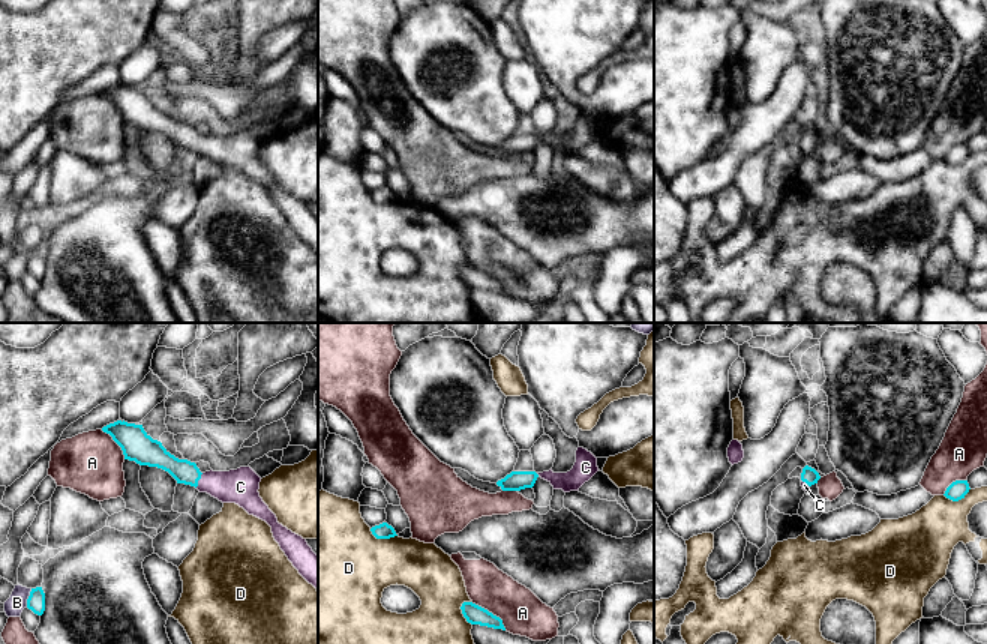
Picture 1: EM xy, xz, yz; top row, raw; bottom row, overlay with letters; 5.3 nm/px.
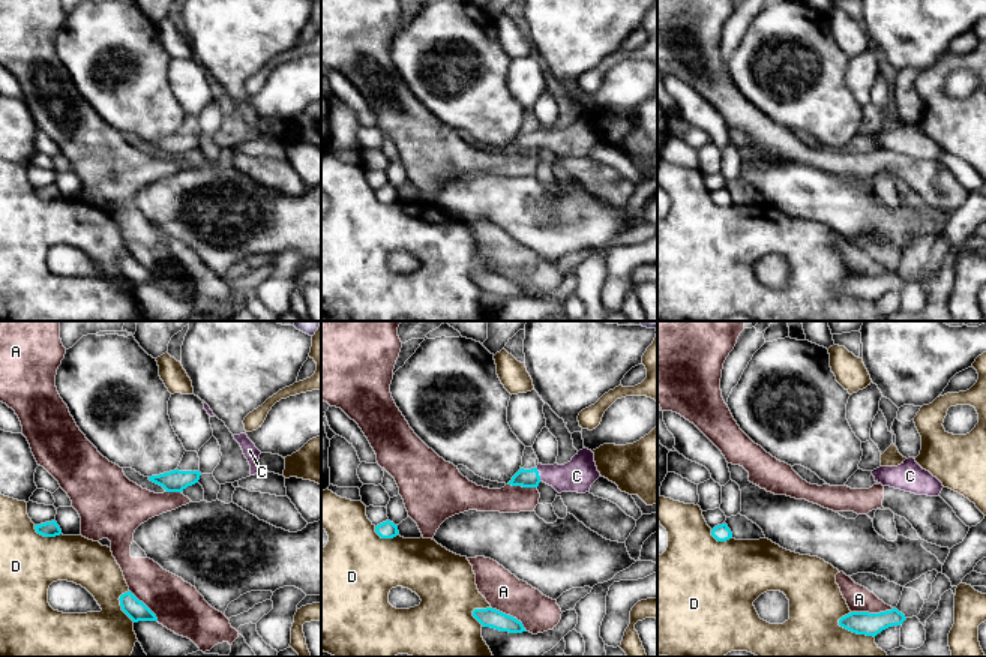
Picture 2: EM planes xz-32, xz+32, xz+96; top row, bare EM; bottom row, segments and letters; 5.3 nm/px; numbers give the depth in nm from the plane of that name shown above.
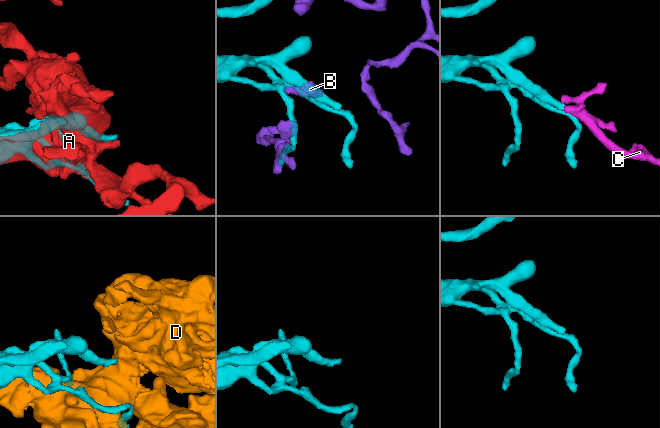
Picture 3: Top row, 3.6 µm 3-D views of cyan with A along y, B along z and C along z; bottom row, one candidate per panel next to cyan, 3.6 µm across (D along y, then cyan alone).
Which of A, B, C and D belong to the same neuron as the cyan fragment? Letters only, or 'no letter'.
C

